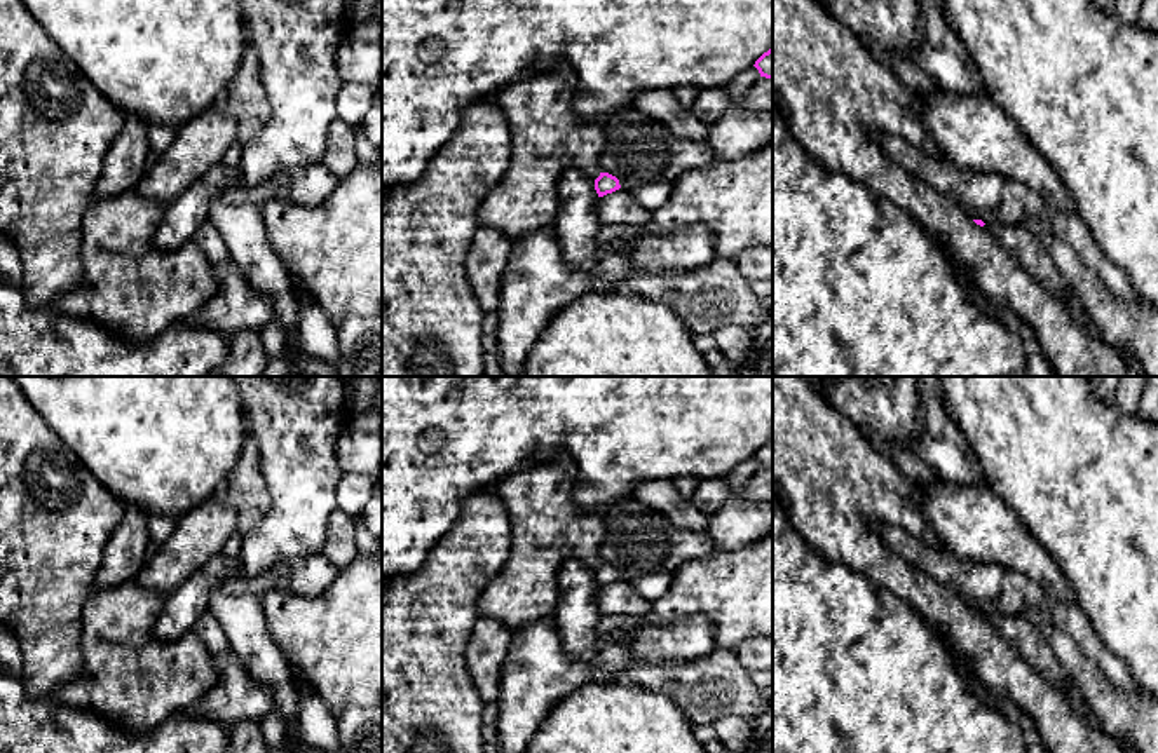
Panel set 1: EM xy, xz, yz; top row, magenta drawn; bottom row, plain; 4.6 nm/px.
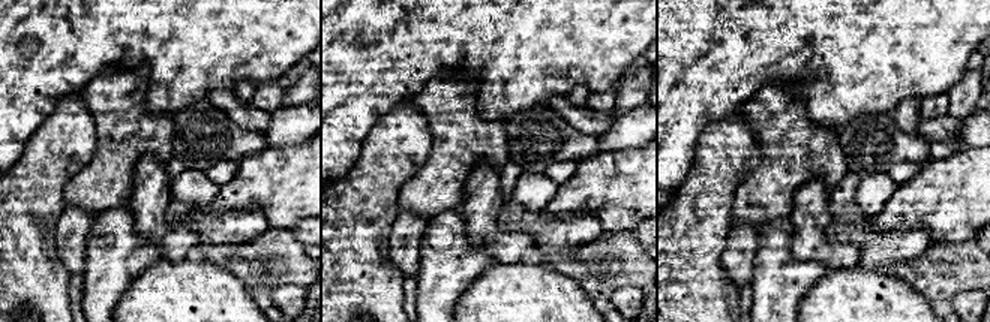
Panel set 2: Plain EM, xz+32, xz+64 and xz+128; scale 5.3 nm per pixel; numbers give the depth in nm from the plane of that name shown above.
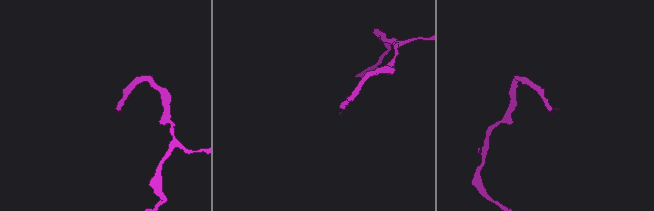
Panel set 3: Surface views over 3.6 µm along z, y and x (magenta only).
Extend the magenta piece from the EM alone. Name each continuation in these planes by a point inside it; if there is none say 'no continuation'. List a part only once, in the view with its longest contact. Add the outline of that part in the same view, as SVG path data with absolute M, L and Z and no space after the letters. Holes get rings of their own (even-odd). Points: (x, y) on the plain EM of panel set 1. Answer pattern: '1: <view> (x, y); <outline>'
no continuation

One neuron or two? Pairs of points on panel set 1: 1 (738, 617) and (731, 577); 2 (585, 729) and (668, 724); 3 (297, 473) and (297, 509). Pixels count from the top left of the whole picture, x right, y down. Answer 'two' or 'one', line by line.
1: one
2: one
3: one

